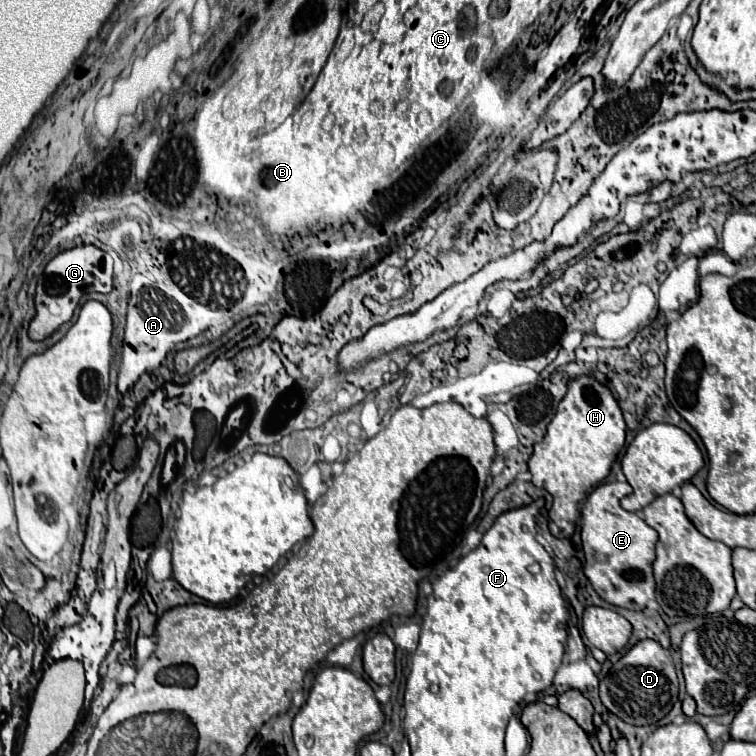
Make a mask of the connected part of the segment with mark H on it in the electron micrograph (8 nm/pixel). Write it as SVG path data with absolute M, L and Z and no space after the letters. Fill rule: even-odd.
M589 375L573 379L553 421L547 427L545 439L535 445L535 451L529 459L533 485L543 485L543 489L553 497L553 507L549 511L549 529L553 537L563 539L573 535L581 501L587 497L589 489L609 475L611 465L623 445L625 421L611 391Z

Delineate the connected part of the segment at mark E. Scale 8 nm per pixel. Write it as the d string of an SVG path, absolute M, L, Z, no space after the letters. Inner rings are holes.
M601 483L583 503L581 539L585 556L585 577L601 599L615 607L643 611L647 601L655 597L653 561L657 533L637 513L625 511L619 501L631 493L629 483Z

